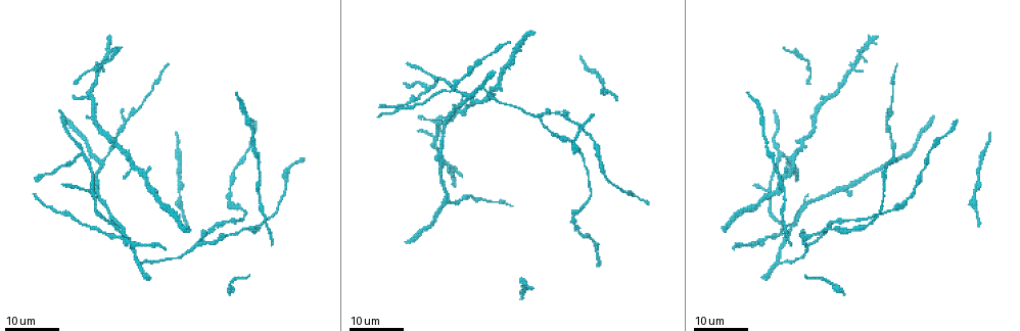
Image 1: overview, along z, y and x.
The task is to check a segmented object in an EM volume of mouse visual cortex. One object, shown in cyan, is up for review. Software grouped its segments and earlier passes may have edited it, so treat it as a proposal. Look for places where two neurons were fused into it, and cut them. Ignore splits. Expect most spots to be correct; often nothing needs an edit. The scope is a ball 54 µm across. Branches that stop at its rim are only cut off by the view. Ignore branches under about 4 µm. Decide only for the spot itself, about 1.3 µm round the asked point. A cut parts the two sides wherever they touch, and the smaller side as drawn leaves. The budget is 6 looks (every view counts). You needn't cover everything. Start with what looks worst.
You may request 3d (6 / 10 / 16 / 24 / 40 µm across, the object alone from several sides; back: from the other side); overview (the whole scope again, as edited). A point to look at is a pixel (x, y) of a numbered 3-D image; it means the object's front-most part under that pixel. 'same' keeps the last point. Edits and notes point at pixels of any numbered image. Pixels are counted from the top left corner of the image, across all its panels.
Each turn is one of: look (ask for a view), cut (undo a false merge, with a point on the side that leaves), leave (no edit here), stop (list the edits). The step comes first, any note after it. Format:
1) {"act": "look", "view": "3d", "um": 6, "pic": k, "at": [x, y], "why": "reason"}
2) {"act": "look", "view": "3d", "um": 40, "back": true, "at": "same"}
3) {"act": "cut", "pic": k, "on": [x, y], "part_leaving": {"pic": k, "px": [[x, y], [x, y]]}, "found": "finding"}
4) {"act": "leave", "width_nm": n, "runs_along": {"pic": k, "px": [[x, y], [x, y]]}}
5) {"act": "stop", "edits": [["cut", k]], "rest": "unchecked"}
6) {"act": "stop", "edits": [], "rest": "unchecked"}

{"act": "look", "view": "3d", "um": 16, "pic": 1, "at": [451, 92]}

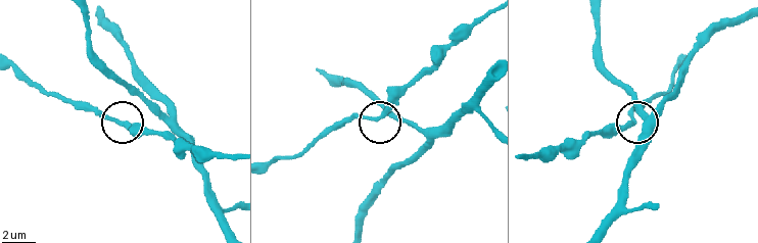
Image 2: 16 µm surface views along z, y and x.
{"act": "look", "view": "3d", "um": 10, "pic": 2, "at": [381, 114]}

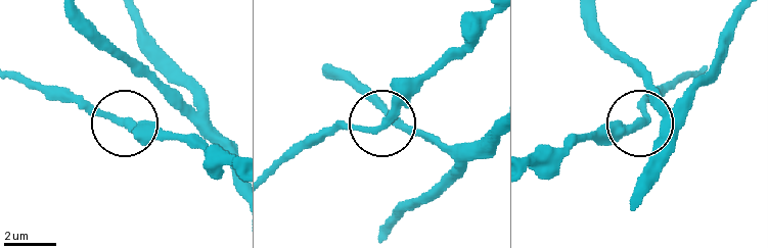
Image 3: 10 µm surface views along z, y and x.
{"act": "leave", "side_arm_um": 18, "found": "all the same neuron"}

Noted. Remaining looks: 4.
{"act": "look", "view": "3d", "um": 24, "pic": 1, "at": [431, 77], "why": "three-way junction"}

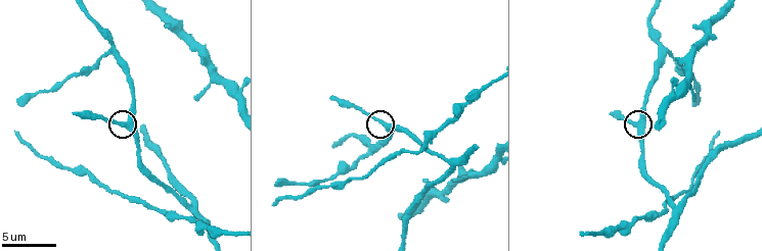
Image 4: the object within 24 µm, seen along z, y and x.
{"act": "look", "view": "3d", "um": 6, "pic": 4, "at": [637, 124], "why": "zoom in"}

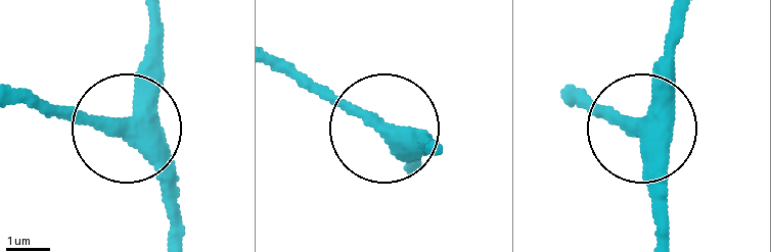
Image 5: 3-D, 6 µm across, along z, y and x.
{"act": "leave", "runs_along": {"pic": 5, "px": [[668, 231], [658, 143], [584, 109]]}, "found": "one neuron here"}

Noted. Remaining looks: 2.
{"act": "look", "view": "3d", "um": 16, "pic": 1, "at": [91, 98], "why": "two arms in line, one across"}

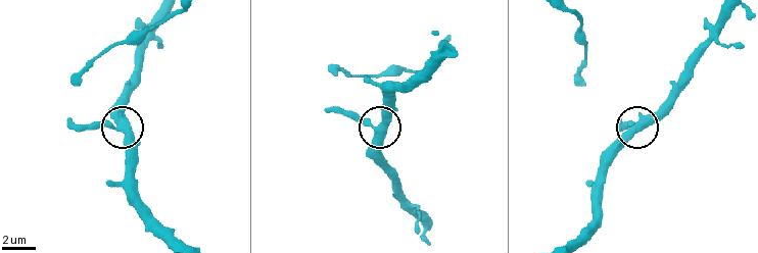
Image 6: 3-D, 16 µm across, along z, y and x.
{"act": "look", "view": "3d", "um": 10, "pic": 6, "at": [118, 126]}

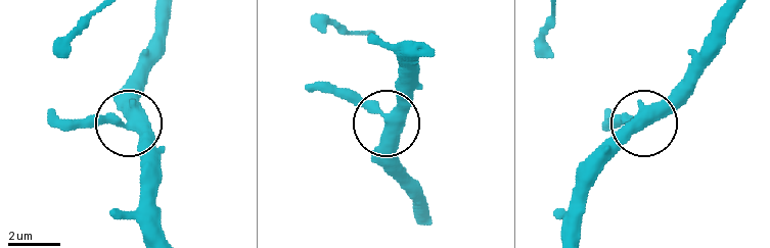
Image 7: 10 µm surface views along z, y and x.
{"act": "leave", "width_nm": 440, "found": "continuous, no second neuron"}

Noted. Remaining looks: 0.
{"act": "stop", "edits": [], "rest": "unchecked"}

